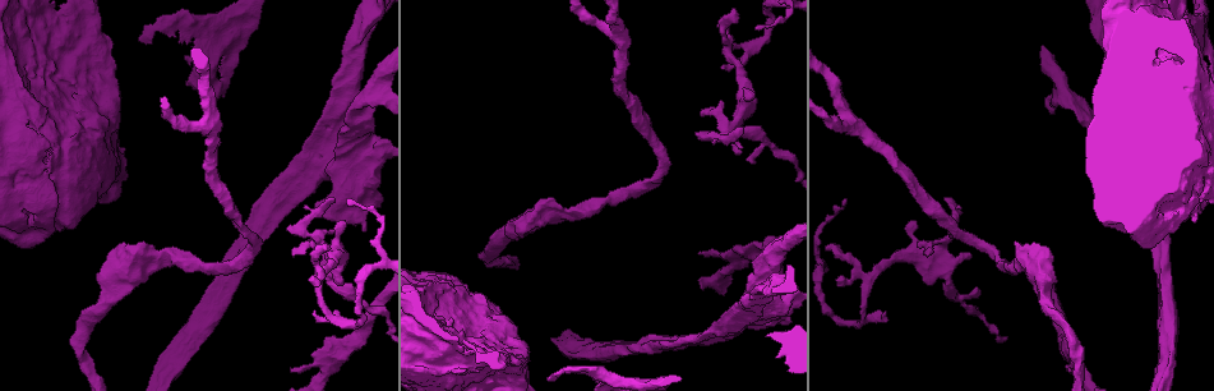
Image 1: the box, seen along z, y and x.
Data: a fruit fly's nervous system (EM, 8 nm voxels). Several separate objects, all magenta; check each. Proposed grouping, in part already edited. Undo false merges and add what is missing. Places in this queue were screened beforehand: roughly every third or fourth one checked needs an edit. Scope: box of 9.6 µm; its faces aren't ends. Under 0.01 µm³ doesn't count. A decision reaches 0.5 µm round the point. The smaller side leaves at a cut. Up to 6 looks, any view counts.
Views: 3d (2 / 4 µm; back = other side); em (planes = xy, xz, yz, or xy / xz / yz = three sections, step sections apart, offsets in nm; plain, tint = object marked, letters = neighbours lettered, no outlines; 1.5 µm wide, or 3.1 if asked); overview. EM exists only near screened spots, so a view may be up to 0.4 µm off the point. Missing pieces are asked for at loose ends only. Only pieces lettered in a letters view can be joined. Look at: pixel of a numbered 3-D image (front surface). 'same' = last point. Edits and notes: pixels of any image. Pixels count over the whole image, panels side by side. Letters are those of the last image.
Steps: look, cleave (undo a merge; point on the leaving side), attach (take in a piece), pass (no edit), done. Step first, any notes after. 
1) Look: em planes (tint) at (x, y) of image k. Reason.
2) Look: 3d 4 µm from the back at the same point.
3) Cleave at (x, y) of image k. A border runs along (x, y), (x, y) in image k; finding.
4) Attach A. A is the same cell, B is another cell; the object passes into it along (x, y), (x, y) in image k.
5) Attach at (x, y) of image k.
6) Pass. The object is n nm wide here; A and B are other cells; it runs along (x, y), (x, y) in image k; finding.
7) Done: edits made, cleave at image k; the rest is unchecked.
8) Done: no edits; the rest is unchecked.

Look: em yz step 8 (letters) at (362, 64) of image 1. Branch stops here.

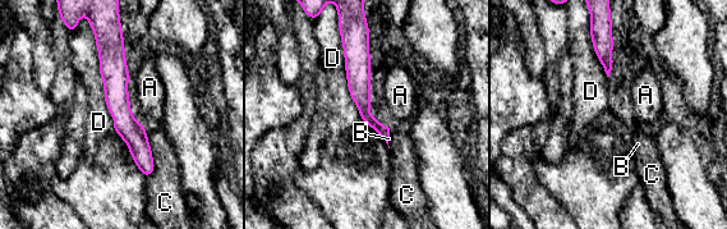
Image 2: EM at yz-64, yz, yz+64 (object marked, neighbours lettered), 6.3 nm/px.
Look: em planes (letters) at the same point. Another direction.

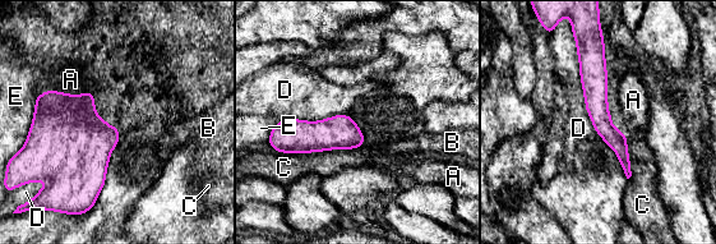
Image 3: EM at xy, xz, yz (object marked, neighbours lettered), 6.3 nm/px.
Pass. A, B, C, D and E are other cells; a border runs along (573, 38), (585, 109), (596, 132) in image 3; none of them fits.

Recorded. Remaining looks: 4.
Look: em yz step 8 (letters) at (969, 252) of image 1. Tapers out.

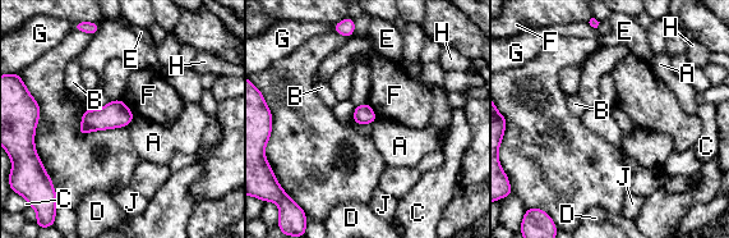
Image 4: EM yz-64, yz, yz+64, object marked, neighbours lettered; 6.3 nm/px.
Look: em xy step 8 (letters) at the same point.

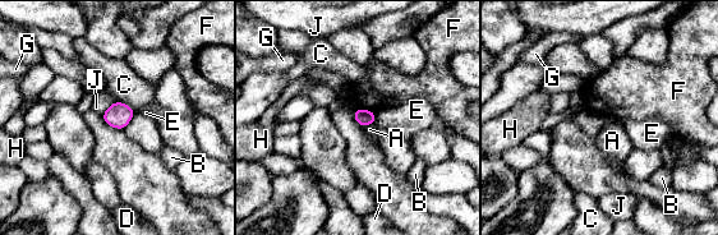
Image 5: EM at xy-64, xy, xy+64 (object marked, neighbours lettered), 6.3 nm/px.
Pass. The longest contact is with C, 150 nm; A, B, C, D, E, F, G, H and J are other cells; a border runs along (354, 107), (376, 113) in image 5; no lettered piece goes on from it.

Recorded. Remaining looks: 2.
Look: em planes (letters) at (700, 252) of image 1. Tapers out.

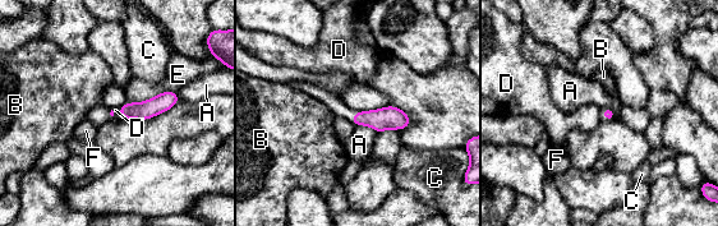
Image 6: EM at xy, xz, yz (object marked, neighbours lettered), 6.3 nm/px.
Pass. A, B, C, D, E and F are other cells; none of them fits.

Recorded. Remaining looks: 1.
Done: no edits; the rest is unchecked.

